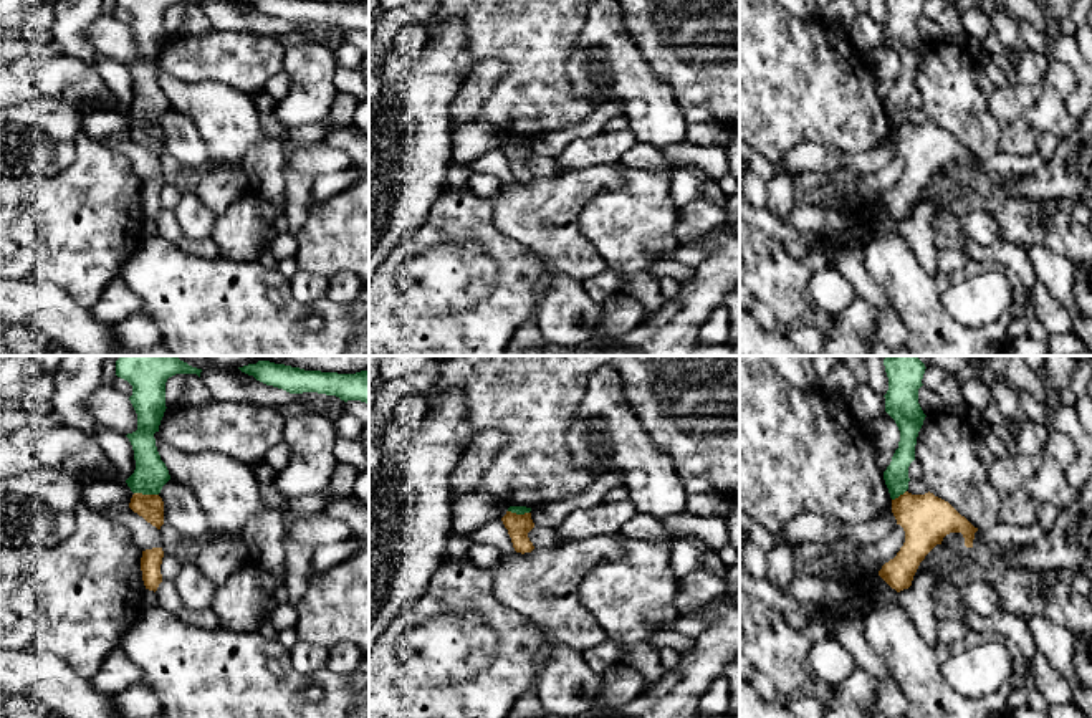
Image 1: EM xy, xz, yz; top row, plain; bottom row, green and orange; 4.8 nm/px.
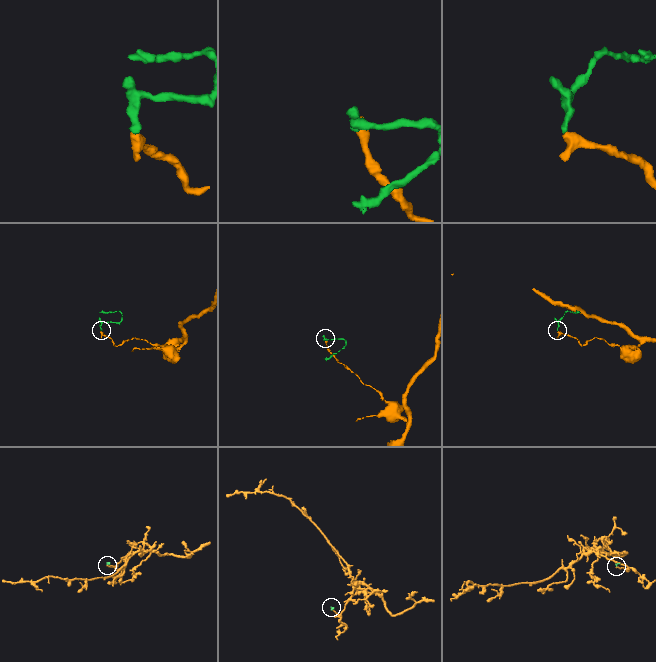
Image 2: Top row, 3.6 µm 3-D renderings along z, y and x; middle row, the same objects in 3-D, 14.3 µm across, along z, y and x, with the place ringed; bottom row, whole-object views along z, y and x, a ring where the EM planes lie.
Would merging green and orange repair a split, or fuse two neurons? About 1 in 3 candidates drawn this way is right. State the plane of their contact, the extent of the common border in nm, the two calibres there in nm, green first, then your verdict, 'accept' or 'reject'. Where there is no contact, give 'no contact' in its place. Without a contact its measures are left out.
meets green in xy; contact 120 nm long; 160 nm thick on the green side, 130 nm on the other; reject

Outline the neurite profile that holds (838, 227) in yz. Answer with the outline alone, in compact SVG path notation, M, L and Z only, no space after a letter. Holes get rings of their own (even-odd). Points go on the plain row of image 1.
M796 203L784 218L788 227L802 233L811 233L819 240L826 240L849 250L864 251L872 242L870 230L854 225L854 212L837 208L819 208L809 203Z

